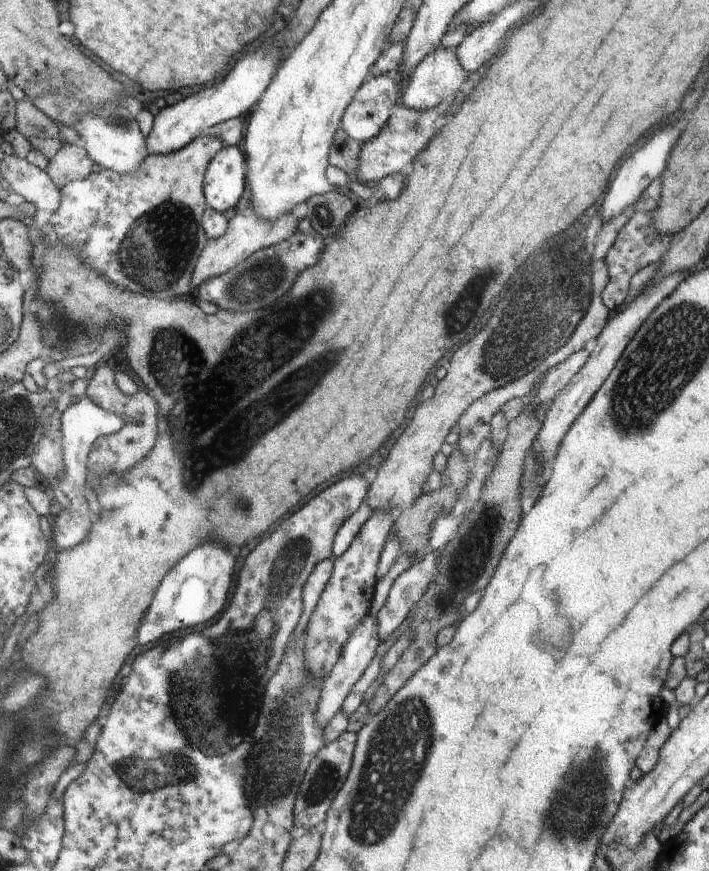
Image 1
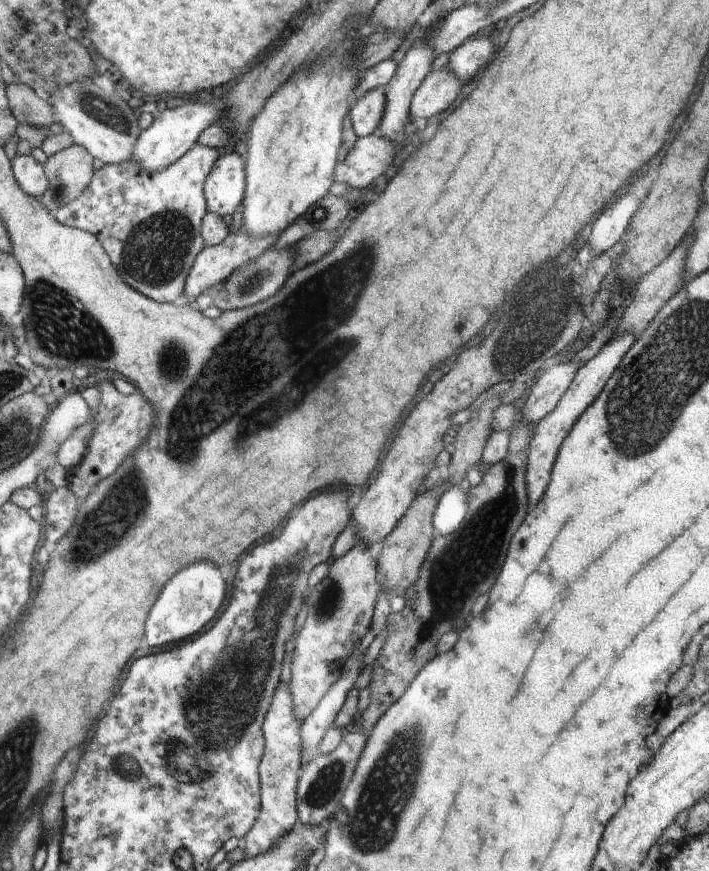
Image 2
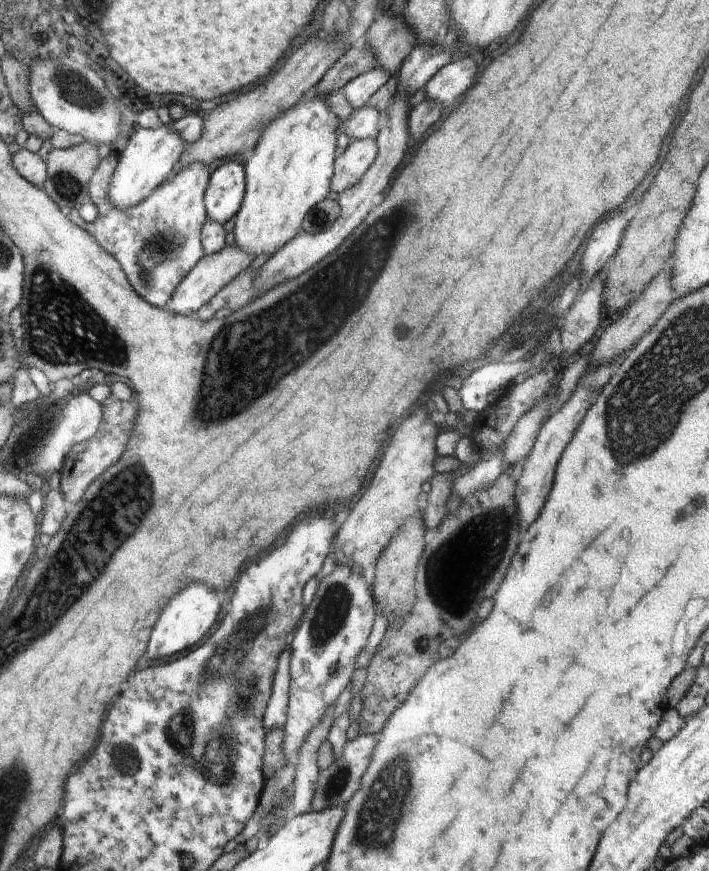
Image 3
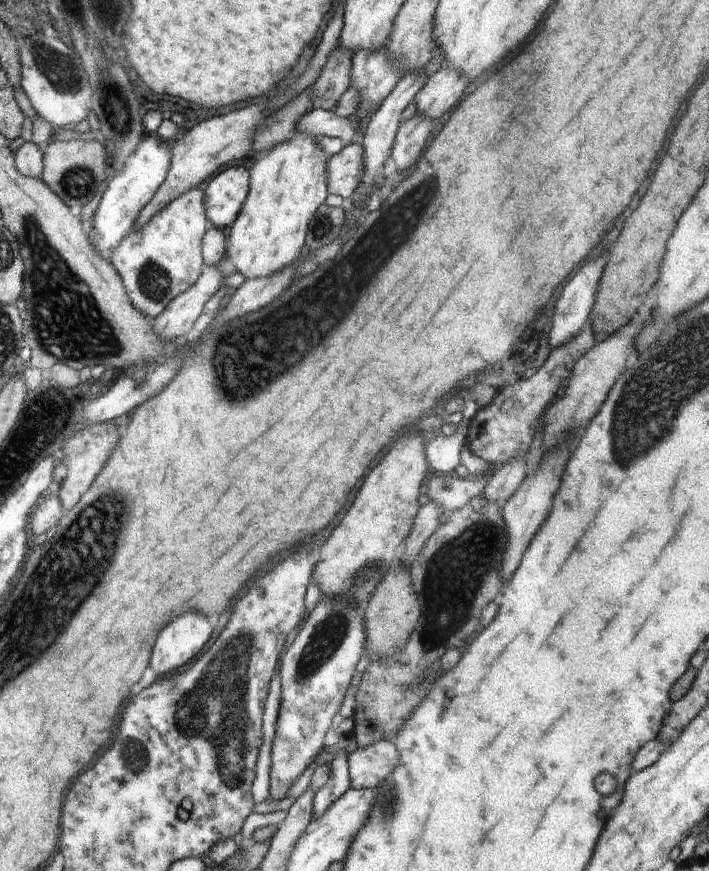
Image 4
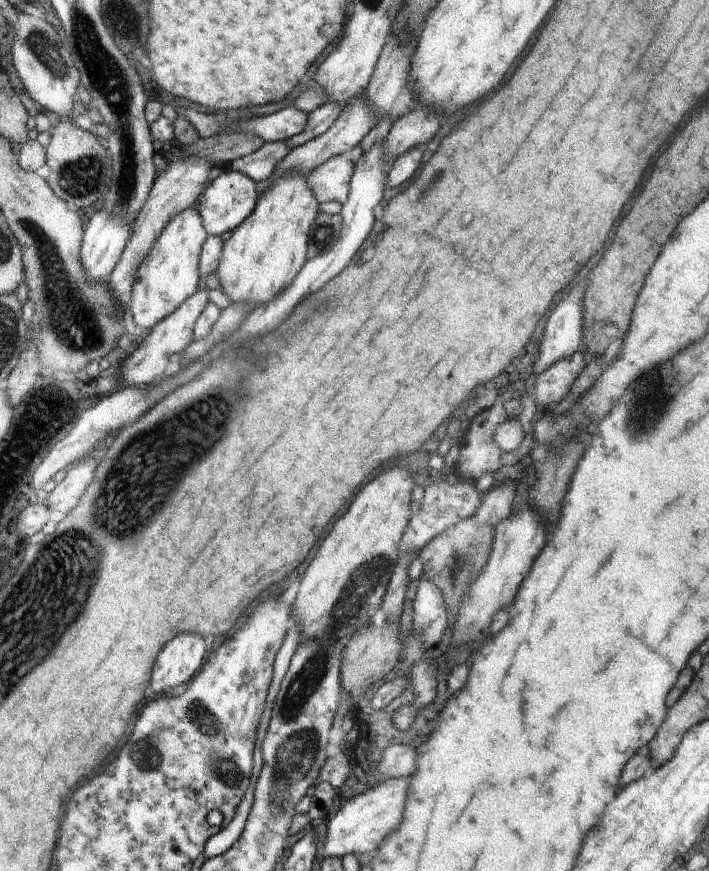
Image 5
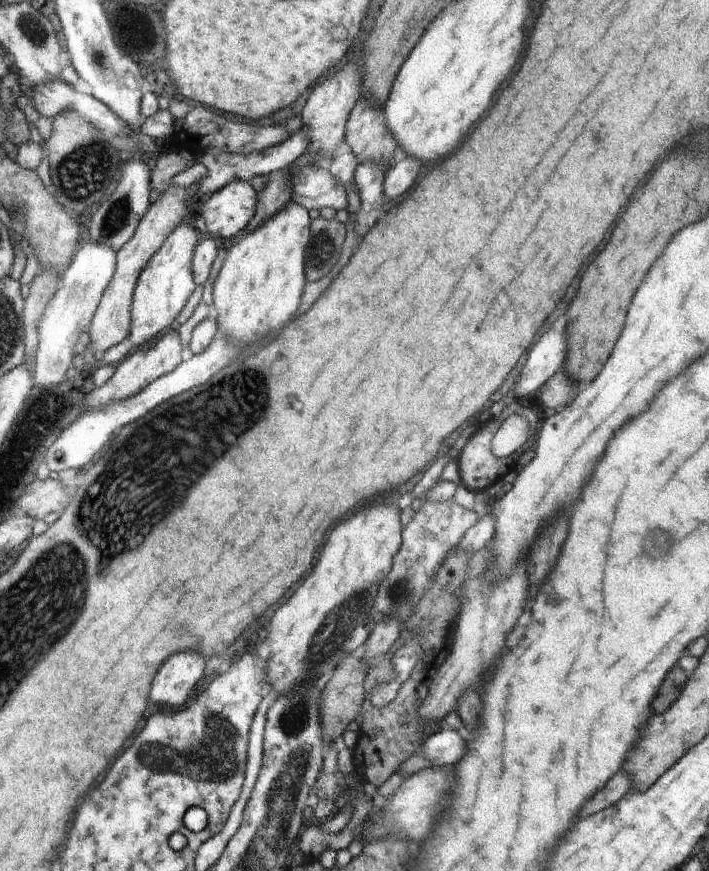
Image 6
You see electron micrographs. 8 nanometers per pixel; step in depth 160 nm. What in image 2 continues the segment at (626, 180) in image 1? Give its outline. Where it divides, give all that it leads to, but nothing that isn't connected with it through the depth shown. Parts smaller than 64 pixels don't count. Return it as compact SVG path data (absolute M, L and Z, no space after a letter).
M648 172L642 180L636 178L636 184L630 186L618 202L614 202L610 208L606 208L598 220L592 226L590 234L590 246L592 246L592 258L599 257L602 253L611 253L612 246L623 240L624 234L629 228L632 214L647 197L650 182L654 176Z

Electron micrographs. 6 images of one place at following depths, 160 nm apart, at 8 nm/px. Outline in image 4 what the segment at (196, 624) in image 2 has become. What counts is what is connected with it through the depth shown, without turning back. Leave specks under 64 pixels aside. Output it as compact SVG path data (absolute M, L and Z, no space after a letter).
M182 614L160 632L156 652L152 652L152 670L158 676L180 670L200 654L210 634L212 626L202 614Z

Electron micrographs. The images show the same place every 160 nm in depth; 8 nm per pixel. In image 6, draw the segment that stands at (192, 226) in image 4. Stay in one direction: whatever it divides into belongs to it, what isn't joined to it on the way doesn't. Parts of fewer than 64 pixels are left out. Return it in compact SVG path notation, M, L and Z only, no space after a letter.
M180 225L180 228L175 228L139 276L131 308L131 330L127 336L134 349L148 344L154 336L158 337L160 332L164 332L188 302L195 281L191 272L193 256L201 238L192 226Z

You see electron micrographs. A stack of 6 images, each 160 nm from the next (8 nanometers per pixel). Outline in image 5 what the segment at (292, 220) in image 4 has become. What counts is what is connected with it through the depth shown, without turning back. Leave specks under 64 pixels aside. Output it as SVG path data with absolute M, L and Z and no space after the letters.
M297 171L287 173L260 197L260 208L256 209L256 216L248 220L248 224L239 224L224 238L223 251L217 268L217 276L221 284L221 291L234 303L242 303L250 307L265 307L268 303L291 287L296 275L302 270L308 260L308 234L310 226L318 214L318 198L307 184L306 177Z

